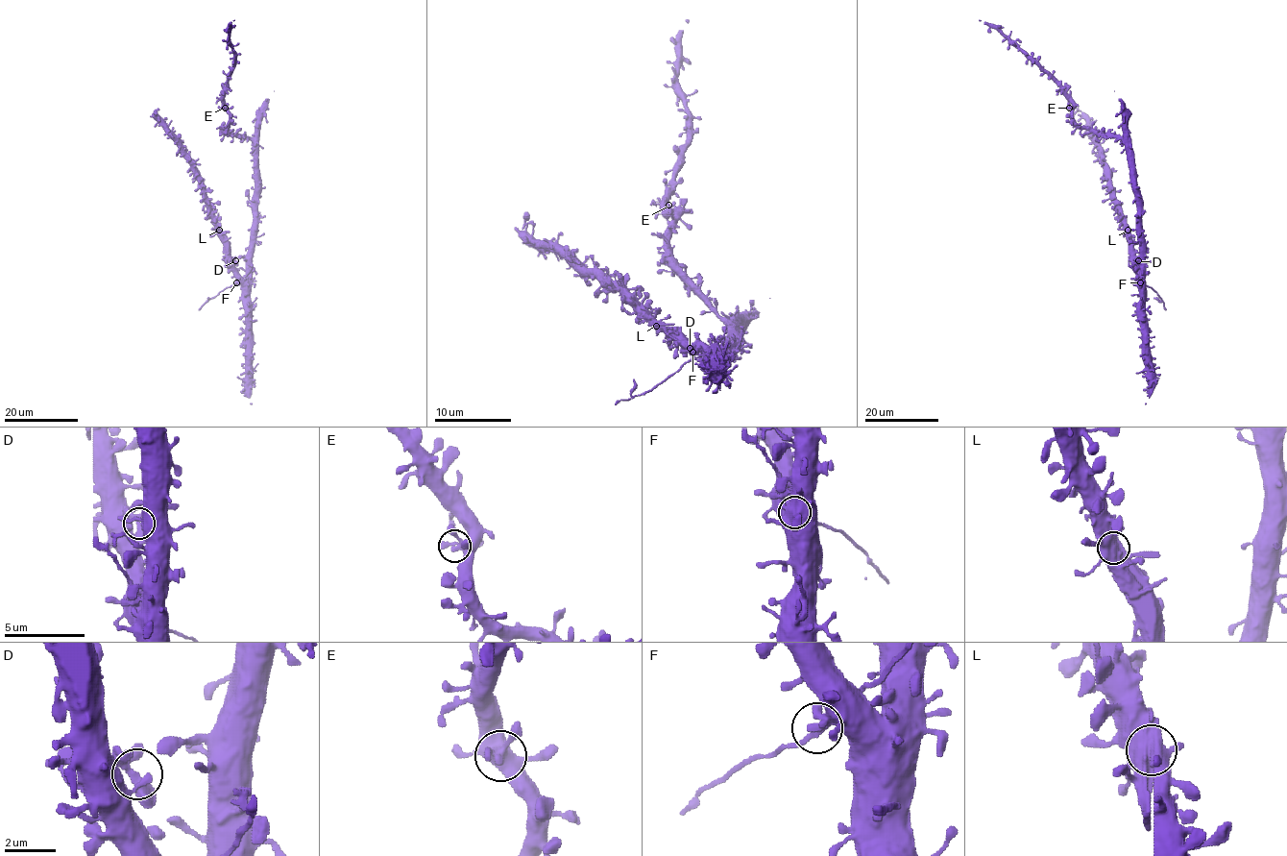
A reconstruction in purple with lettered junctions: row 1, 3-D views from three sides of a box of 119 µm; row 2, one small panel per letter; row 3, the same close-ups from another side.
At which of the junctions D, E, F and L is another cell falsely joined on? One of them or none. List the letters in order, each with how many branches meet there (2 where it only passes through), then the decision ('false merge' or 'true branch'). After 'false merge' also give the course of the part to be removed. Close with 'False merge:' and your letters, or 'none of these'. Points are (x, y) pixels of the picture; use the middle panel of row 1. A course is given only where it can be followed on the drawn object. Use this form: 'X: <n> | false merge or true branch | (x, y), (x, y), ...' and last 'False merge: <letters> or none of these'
D: 3 | true branch
E: 3 | true branch
F: 4 | false merge | (692, 352), (692, 357), (651, 390), (616, 403)
L: 4 | true branch
False merge: F

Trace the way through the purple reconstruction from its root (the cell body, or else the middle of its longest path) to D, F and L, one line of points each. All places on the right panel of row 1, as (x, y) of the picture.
D: (1137, 211), (1138, 260)
F: (1137, 211), (1140, 283)
L: (1137, 211), (1139, 277), (1128, 231)

